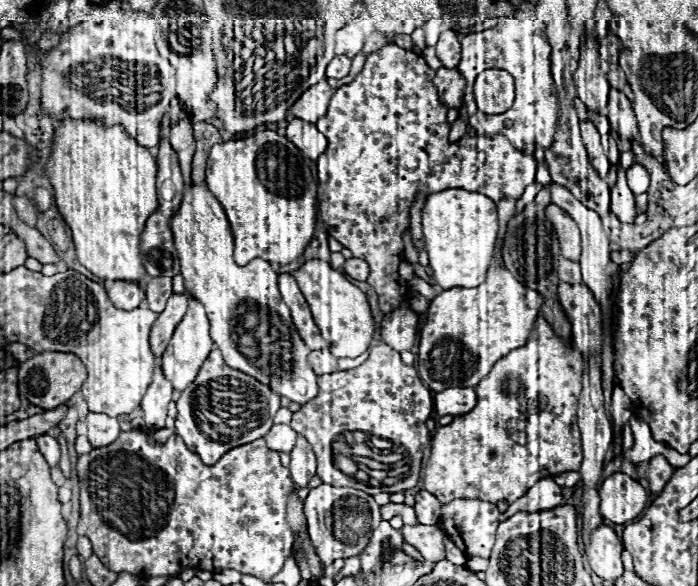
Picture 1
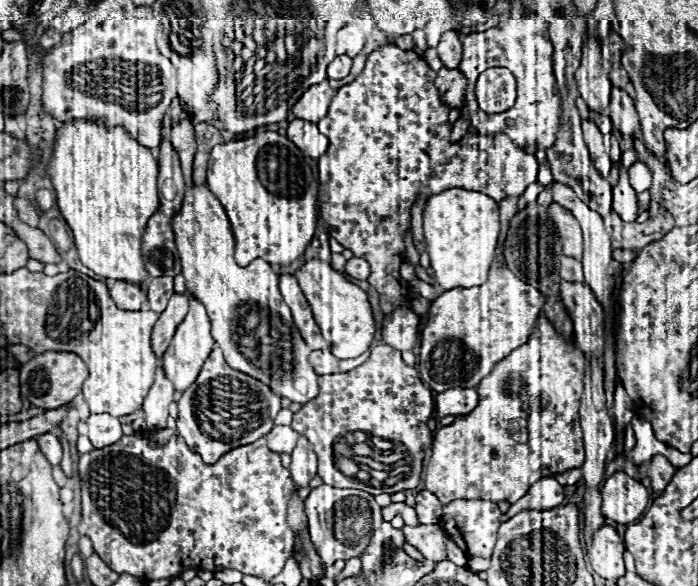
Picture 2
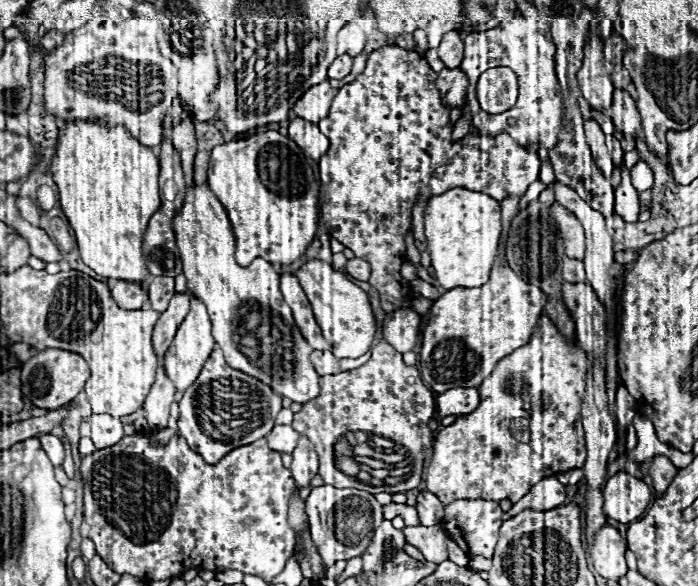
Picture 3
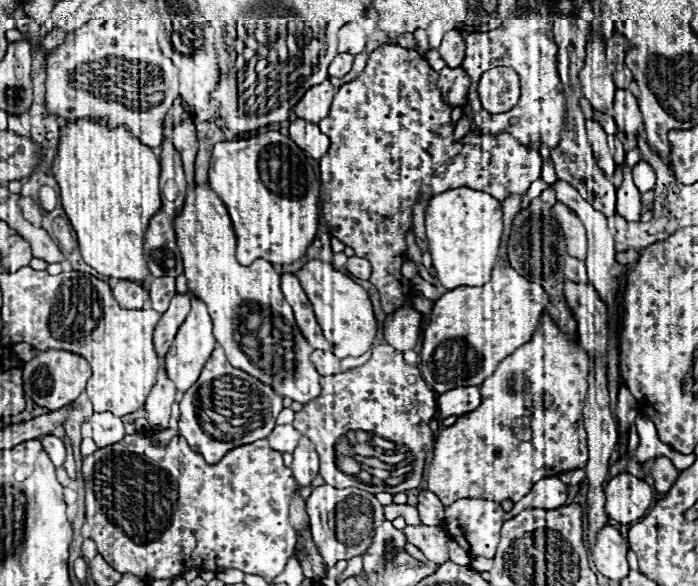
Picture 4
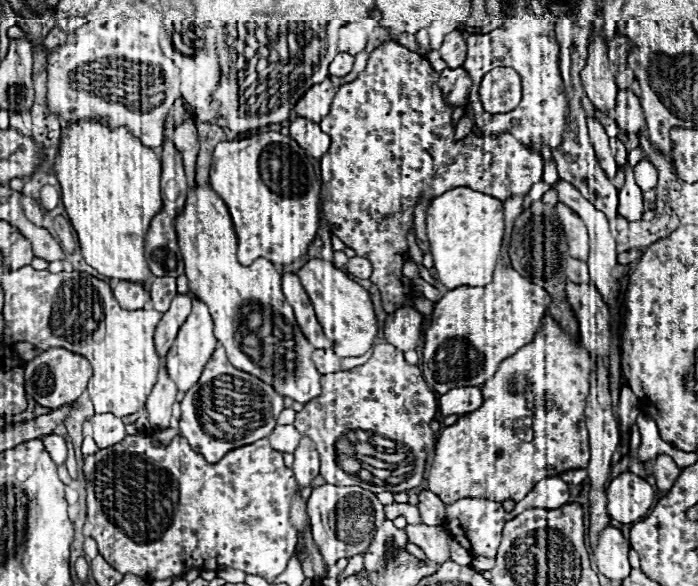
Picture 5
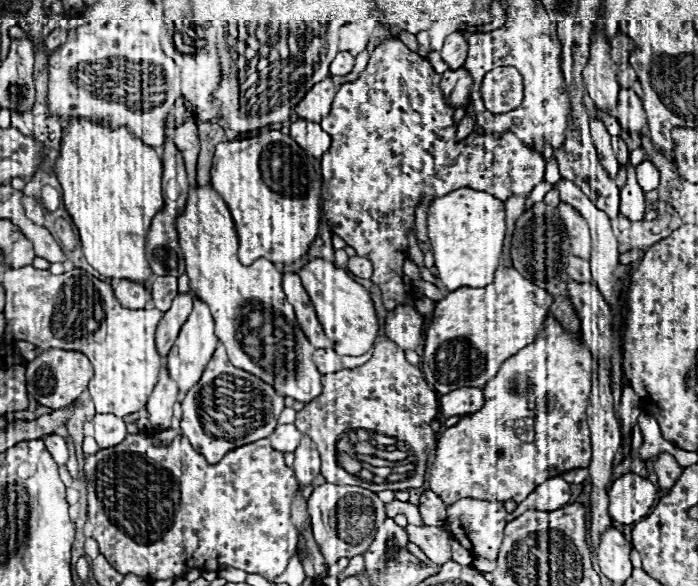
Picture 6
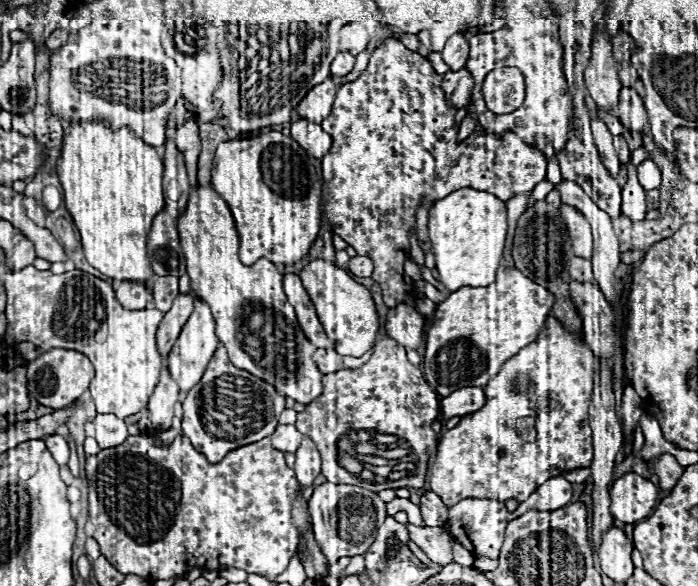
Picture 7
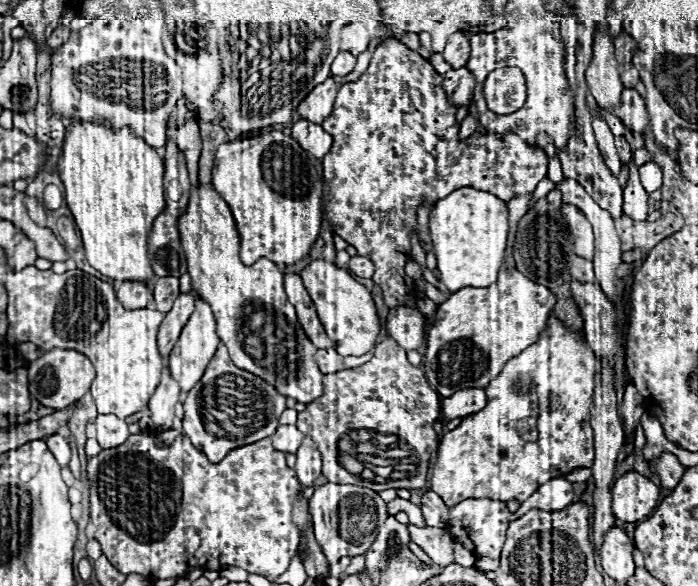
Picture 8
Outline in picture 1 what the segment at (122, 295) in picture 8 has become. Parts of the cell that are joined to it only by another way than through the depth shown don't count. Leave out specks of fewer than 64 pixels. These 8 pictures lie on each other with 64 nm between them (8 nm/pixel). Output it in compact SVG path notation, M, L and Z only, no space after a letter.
M116 280L108 288L108 298L114 302L116 308L122 310L134 310L146 300L144 290L136 282L124 282L124 280Z

